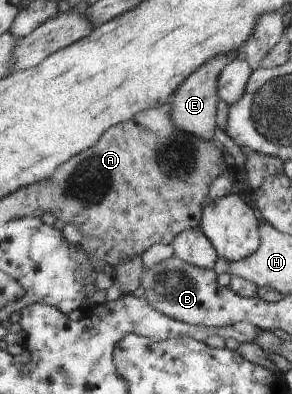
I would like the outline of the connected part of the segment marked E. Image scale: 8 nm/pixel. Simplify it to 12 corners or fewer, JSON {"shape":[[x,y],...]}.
{"shape":[[239,54],[211,57],[168,99],[177,131],[213,141],[217,75]]}

